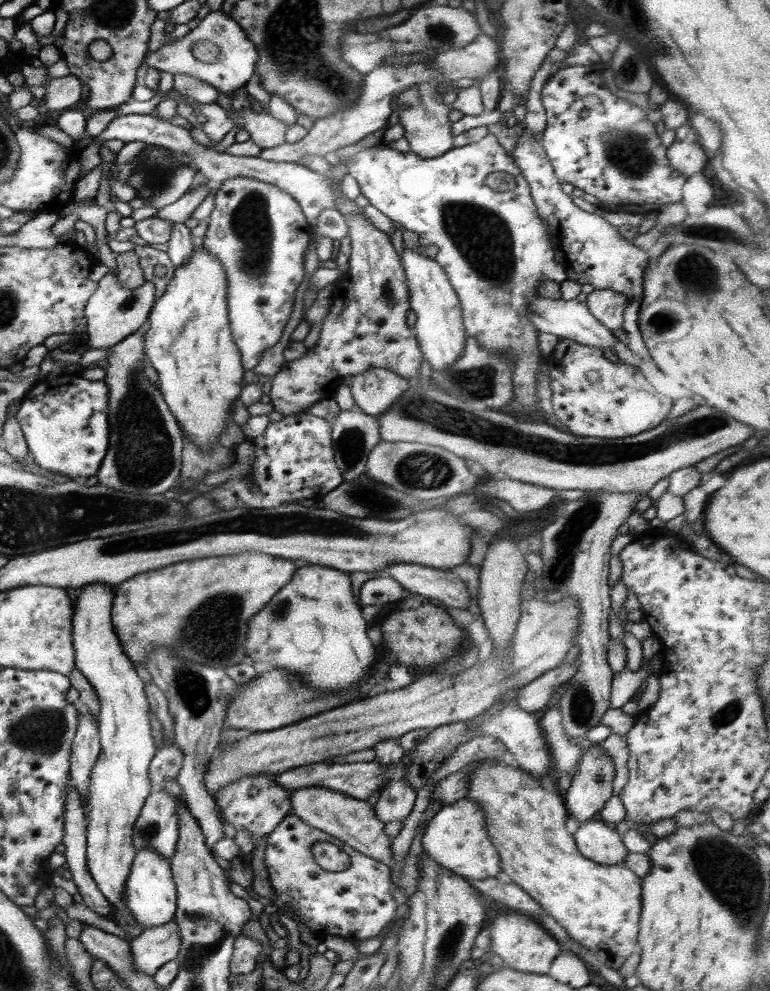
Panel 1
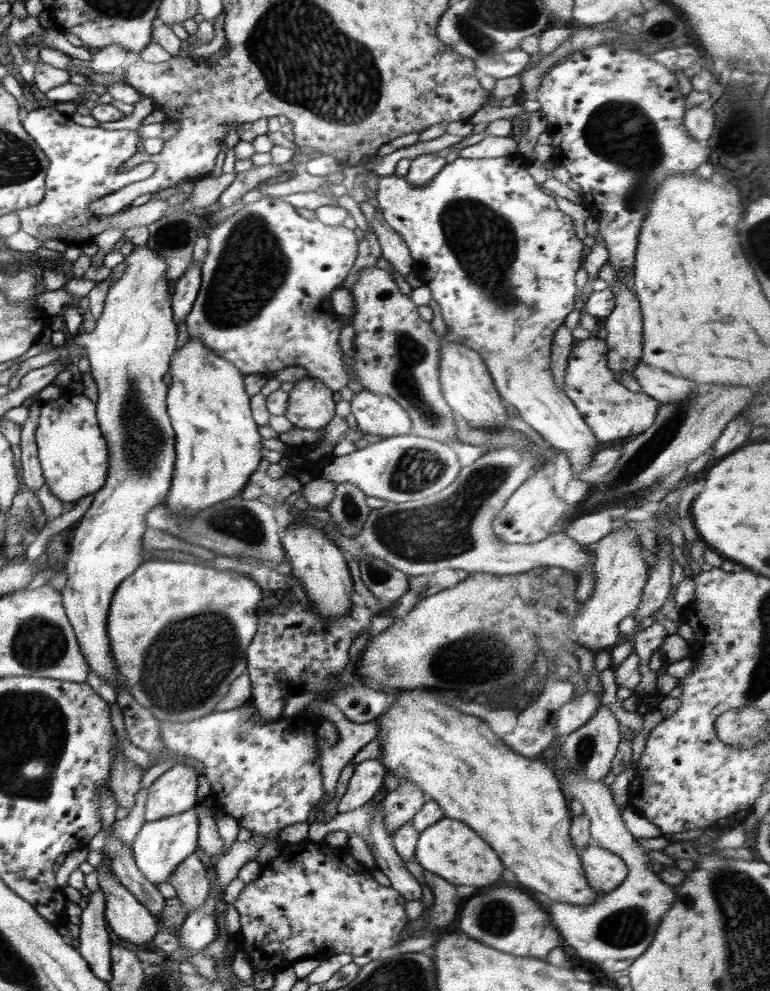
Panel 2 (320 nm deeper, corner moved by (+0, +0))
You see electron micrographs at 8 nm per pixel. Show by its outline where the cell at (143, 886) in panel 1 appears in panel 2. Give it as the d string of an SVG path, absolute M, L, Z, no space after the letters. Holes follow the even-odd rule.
M195 807L160 820L145 821L131 844L136 866L153 885L157 886L158 883L166 882L177 866L194 853L198 835L199 822Z

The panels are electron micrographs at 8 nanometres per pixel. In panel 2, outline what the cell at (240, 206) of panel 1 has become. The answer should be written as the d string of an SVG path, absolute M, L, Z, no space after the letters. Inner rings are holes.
M264 197L252 204L247 204L244 209L220 221L220 224L214 228L208 229L209 245L207 255L201 266L201 287L198 291L198 299L194 302L190 314L186 316L184 321L191 338L197 338L214 354L231 362L245 376L248 374L261 374L268 377L270 374L288 366L302 366L302 368L308 370L308 377L315 377L334 393L347 386L349 378L346 363L343 361L342 349L339 345L342 322L329 302L332 292L341 286L344 279L349 276L350 268L354 266L359 241L356 239L354 231L341 223L326 226L318 219L309 220L302 217L296 209L279 197Z

